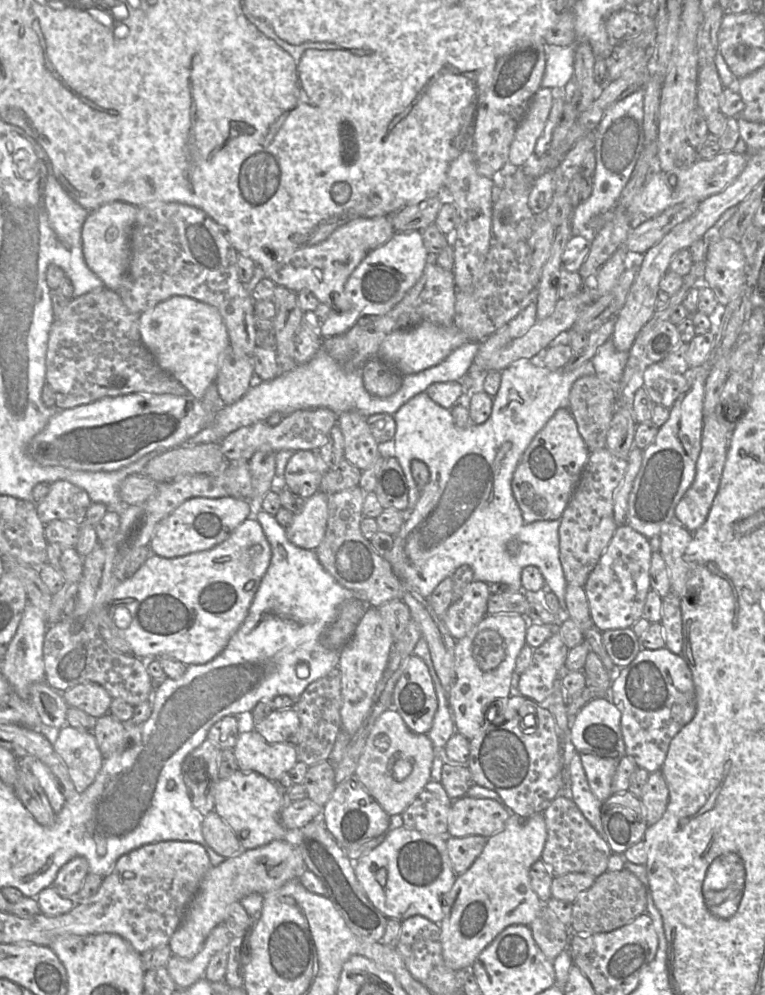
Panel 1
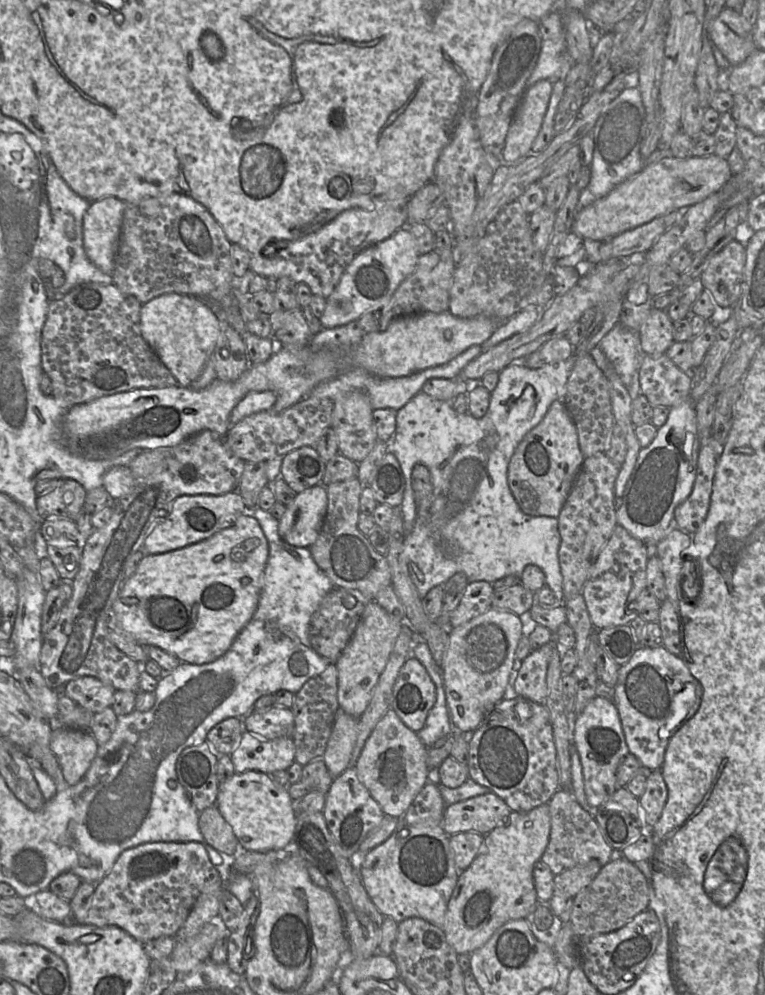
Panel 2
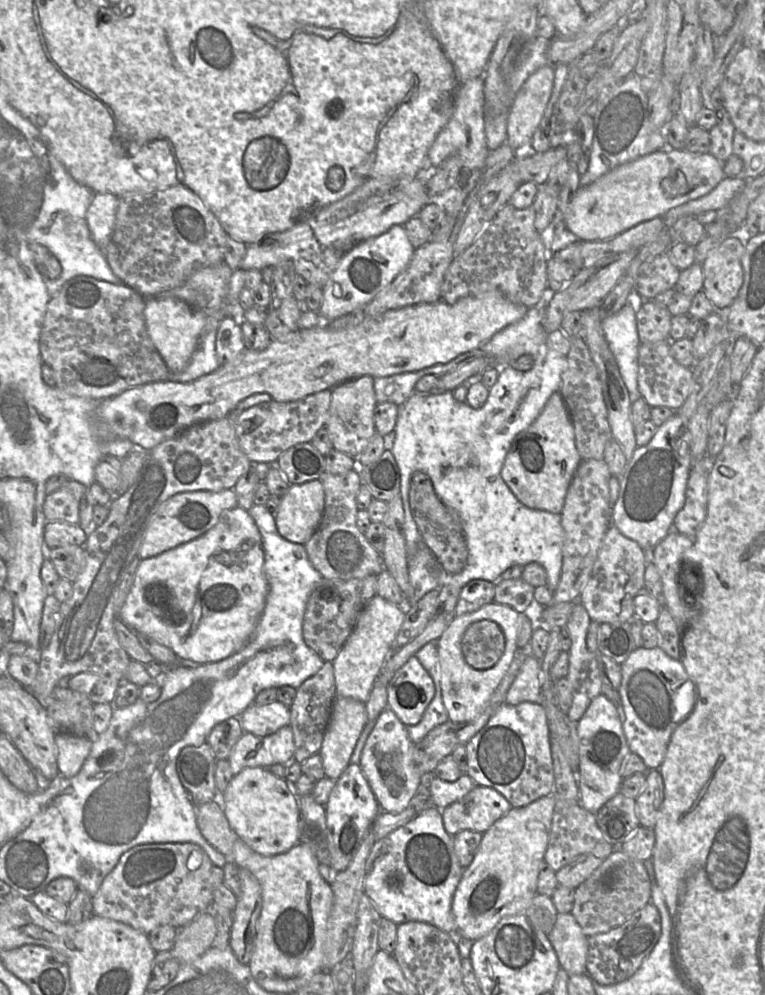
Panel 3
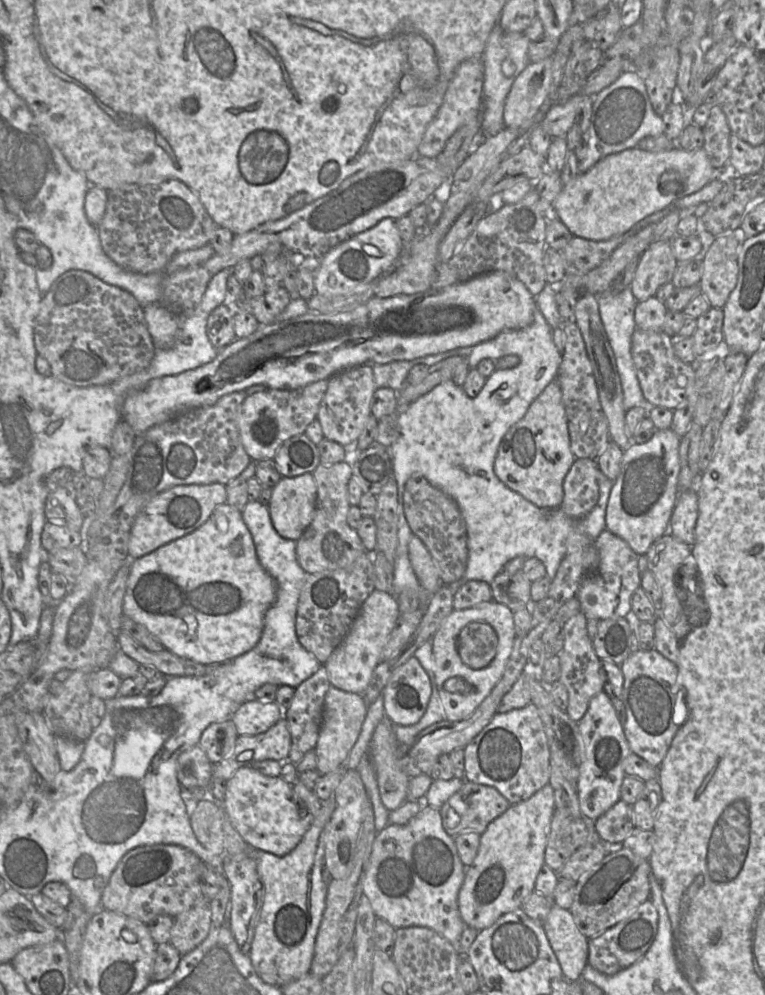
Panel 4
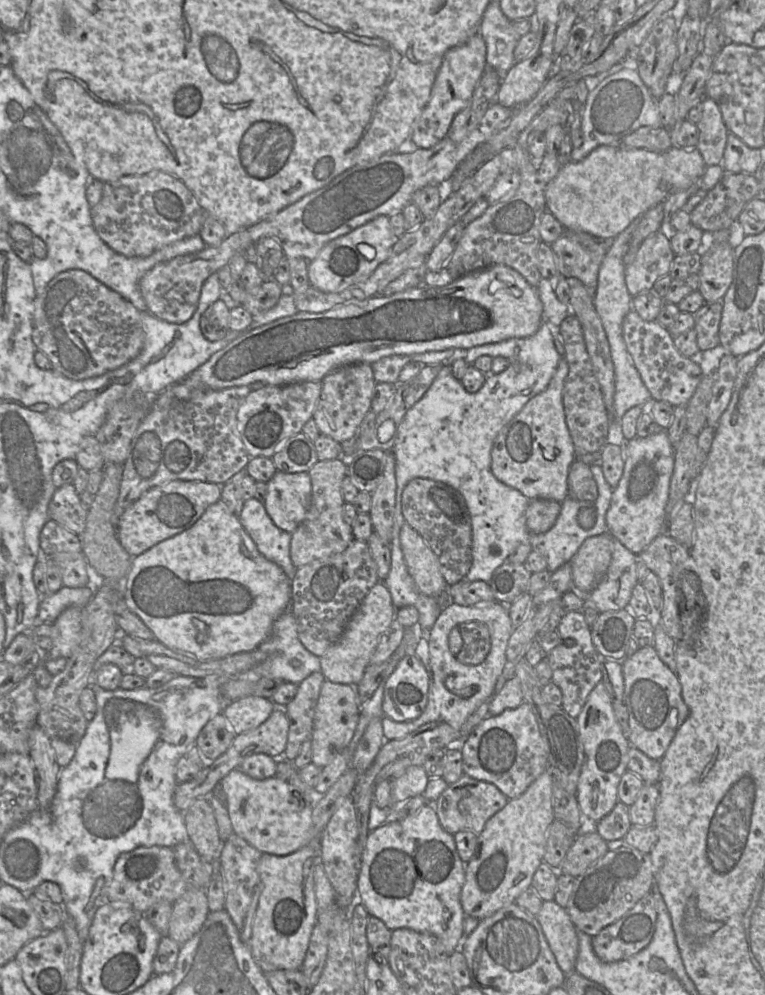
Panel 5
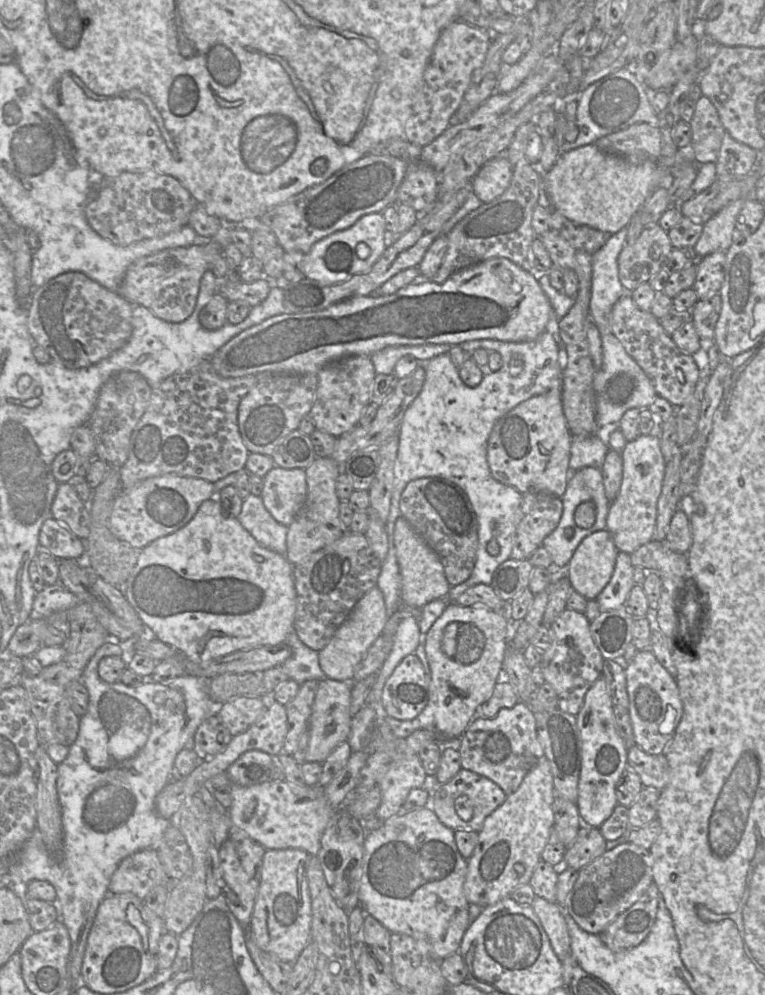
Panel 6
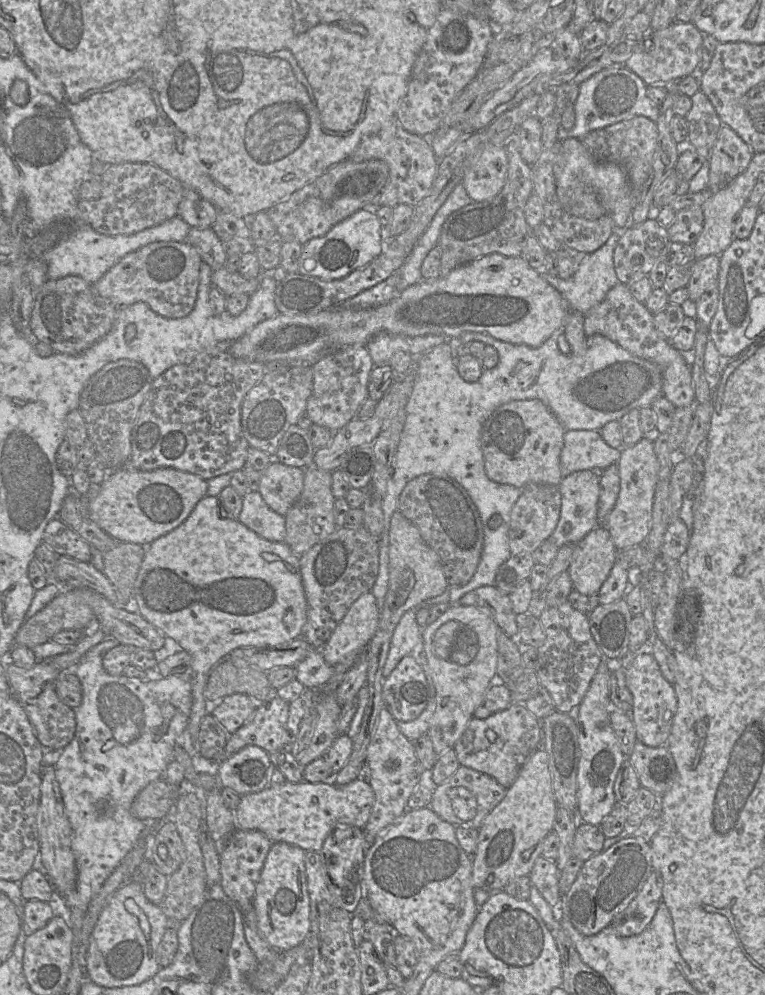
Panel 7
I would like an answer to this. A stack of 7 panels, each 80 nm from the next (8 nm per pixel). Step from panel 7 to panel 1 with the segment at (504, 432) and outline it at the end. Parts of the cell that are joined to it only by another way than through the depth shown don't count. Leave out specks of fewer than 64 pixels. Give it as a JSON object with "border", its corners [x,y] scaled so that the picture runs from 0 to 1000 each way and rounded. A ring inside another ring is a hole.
{"border":[[[731,410],[685,454],[669,481],[669,493],[688,526],[733,521],[758,482],[771,453],[741,410]]]}

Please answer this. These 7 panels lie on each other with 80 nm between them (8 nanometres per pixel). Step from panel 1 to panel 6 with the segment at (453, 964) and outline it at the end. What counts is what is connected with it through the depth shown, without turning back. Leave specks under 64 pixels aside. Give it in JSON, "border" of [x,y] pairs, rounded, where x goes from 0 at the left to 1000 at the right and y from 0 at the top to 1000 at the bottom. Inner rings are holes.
{"border":[[[711,759],[686,779],[676,794],[663,799],[656,809],[634,822],[624,849],[610,864],[607,896],[613,909],[630,913],[646,910],[665,902],[676,891],[692,887],[724,831],[724,803],[719,767]]]}

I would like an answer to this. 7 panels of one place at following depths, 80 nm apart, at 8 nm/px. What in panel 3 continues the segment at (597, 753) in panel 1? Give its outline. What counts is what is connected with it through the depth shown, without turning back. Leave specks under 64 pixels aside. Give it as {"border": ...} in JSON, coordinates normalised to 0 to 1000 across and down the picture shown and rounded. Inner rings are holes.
{"border":[[[788,698],[778,701],[754,727],[757,771],[754,774],[757,807],[770,816],[779,816],[812,792],[810,770],[824,757],[805,711]]]}

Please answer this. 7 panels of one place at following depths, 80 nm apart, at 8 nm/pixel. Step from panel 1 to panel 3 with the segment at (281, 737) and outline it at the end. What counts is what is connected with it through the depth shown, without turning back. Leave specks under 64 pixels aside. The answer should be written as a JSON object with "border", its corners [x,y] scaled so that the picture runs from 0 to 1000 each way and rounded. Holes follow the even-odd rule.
{"border":[[[358,705],[350,709],[328,708],[312,720],[319,737],[348,741],[379,728],[379,714],[371,708]]]}

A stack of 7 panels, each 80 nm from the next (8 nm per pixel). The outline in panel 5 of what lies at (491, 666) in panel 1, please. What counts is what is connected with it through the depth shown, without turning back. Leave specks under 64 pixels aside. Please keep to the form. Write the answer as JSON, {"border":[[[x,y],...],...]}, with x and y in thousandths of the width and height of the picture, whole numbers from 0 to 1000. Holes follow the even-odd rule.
{"border":[[[613,624],[601,627],[600,634],[605,648],[596,658],[597,663],[608,668],[629,667],[642,651],[638,630],[626,624]]]}

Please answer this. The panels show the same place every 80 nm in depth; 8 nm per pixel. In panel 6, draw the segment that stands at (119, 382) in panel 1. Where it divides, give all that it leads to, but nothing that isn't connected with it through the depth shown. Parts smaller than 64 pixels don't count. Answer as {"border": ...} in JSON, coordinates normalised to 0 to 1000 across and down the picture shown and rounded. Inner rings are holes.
{"border":[[[85,273],[46,289],[37,306],[37,331],[44,344],[88,371],[118,369],[159,350],[173,337],[174,307],[106,273]]]}

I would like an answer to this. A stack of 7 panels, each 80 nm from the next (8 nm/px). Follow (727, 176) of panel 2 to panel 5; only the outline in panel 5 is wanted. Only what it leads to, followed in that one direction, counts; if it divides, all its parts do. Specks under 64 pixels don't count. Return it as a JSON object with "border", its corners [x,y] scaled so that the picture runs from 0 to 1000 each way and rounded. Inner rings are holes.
{"border":[[[786,146],[757,163],[733,166],[727,178],[712,187],[715,211],[739,230],[769,234],[783,241],[800,241],[850,209],[867,205],[878,195],[912,185],[923,165],[911,149],[878,147],[868,153]]]}

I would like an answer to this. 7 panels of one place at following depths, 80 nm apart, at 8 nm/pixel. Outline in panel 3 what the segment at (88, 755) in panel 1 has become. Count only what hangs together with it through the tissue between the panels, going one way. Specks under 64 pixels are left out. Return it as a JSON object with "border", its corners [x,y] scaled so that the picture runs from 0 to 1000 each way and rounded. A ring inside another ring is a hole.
{"border":[[[73,734],[71,746],[77,777],[86,782],[98,780],[116,759],[120,746],[111,740]]]}

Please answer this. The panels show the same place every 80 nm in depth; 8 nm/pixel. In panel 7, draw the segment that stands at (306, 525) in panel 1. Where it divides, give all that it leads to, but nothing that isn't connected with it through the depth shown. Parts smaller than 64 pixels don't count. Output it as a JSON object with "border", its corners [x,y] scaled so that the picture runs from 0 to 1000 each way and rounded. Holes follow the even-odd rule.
{"border":[[[356,463],[341,474],[339,494],[357,514],[373,519],[396,492],[397,478],[396,470]]]}

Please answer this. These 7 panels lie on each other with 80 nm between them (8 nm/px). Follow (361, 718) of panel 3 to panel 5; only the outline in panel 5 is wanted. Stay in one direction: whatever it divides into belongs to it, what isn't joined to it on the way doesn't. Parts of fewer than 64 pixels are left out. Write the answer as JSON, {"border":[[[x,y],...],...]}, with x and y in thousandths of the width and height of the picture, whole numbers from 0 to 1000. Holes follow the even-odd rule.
{"border":[[[425,683],[412,713],[408,735],[408,767],[422,772],[437,761],[452,756],[471,723],[471,706],[465,691],[455,687]]]}

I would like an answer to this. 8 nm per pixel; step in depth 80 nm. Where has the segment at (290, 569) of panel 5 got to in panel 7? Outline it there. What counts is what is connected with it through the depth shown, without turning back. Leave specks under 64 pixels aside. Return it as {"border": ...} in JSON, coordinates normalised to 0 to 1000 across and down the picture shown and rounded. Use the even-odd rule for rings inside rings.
{"border":[[[325,493],[316,503],[314,526],[350,544],[373,545],[373,520],[357,514],[339,493]]]}

